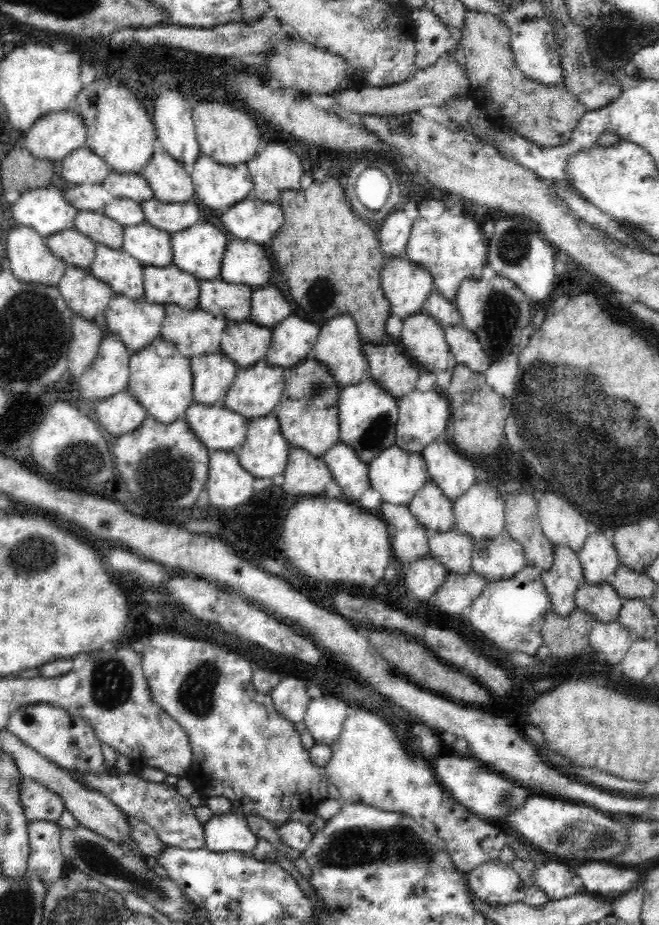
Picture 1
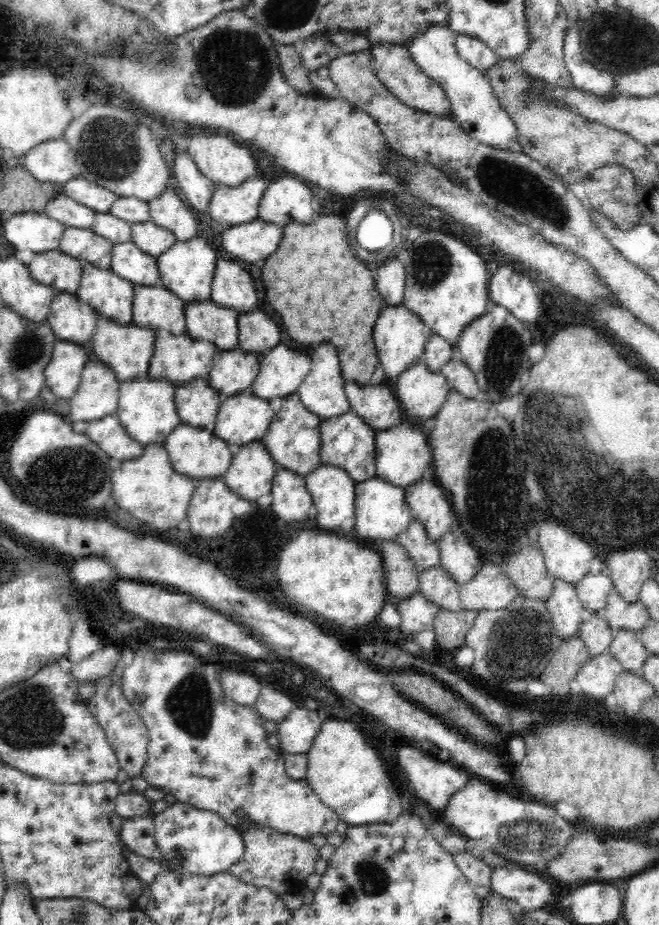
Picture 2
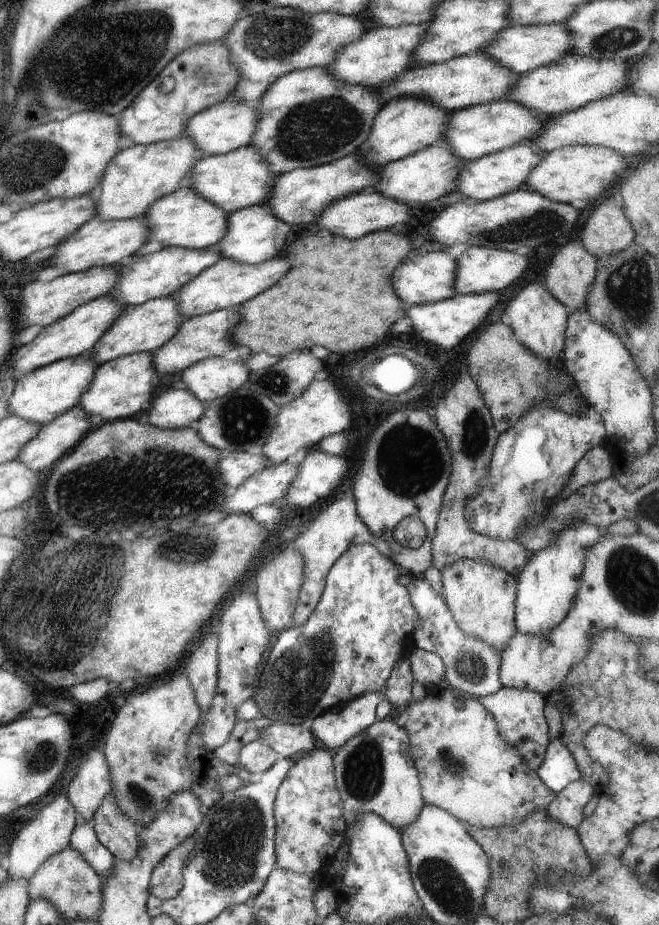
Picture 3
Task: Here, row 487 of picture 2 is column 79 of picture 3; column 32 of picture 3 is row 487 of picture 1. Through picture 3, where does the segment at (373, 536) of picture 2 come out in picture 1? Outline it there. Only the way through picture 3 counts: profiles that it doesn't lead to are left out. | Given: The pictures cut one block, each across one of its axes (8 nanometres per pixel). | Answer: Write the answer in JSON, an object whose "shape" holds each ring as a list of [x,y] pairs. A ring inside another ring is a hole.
{"shape":[[[395,444],[381,451],[368,464],[368,482],[380,492],[383,503],[407,505],[428,481],[427,466],[420,452],[411,452]]]}

